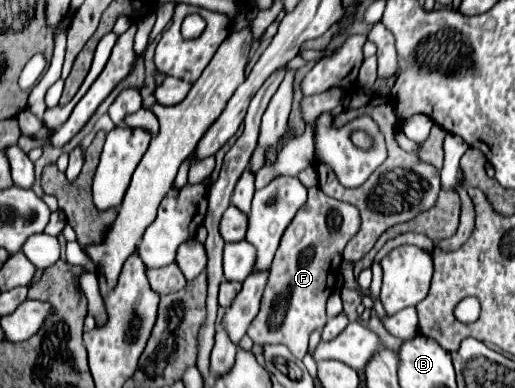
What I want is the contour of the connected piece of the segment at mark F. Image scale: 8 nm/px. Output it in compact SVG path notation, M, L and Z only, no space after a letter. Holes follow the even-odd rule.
M308 187L308 199L304 207L300 207L292 223L286 227L280 239L280 247L270 265L260 313L248 327L248 335L254 343L282 343L292 351L296 359L302 359L308 353L310 333L314 329L322 329L328 321L326 299L338 283L342 251L358 229L360 215L356 207L324 195L320 187ZM280 309L284 311L282 323L274 327L270 323L270 317L280 315Z

